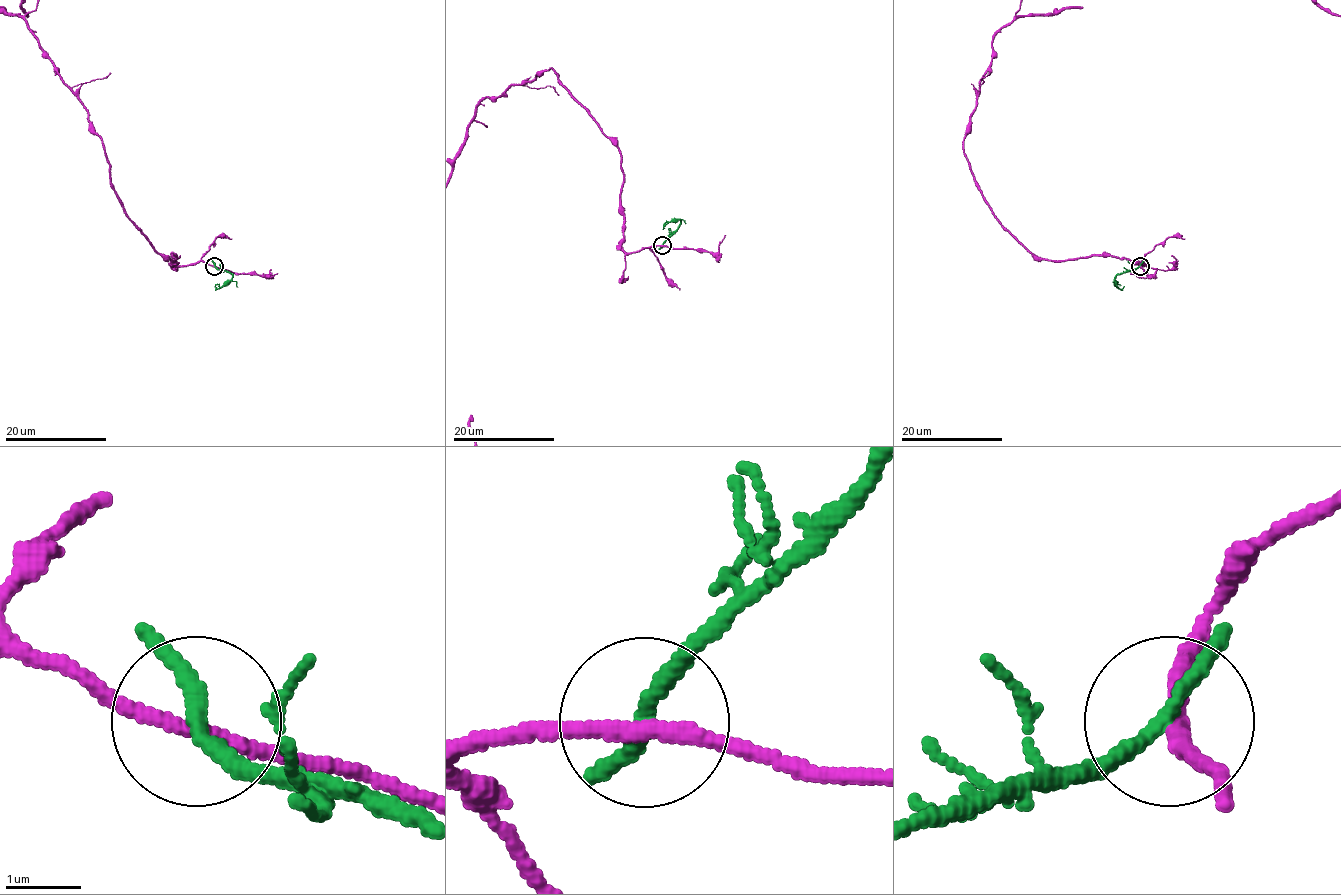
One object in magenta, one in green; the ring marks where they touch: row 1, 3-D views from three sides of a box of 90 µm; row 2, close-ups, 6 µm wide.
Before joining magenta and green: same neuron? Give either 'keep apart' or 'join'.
keep apart

